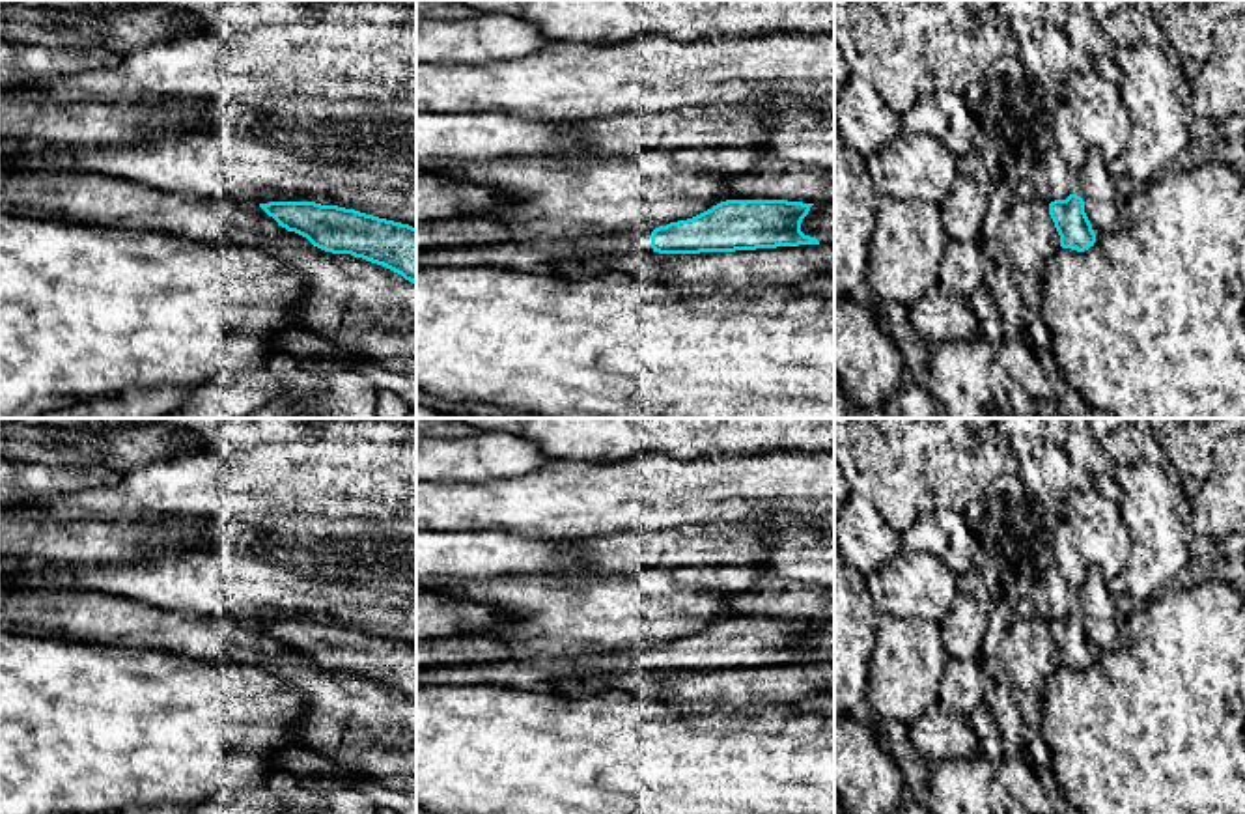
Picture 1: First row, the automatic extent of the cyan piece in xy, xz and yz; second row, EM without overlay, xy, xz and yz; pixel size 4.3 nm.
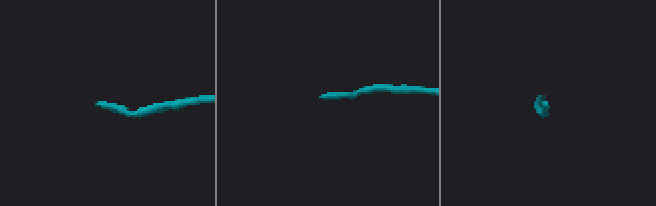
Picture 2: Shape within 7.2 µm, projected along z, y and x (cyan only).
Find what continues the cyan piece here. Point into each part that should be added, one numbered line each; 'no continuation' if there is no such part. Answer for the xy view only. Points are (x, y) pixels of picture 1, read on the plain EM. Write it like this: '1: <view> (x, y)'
no continuation

